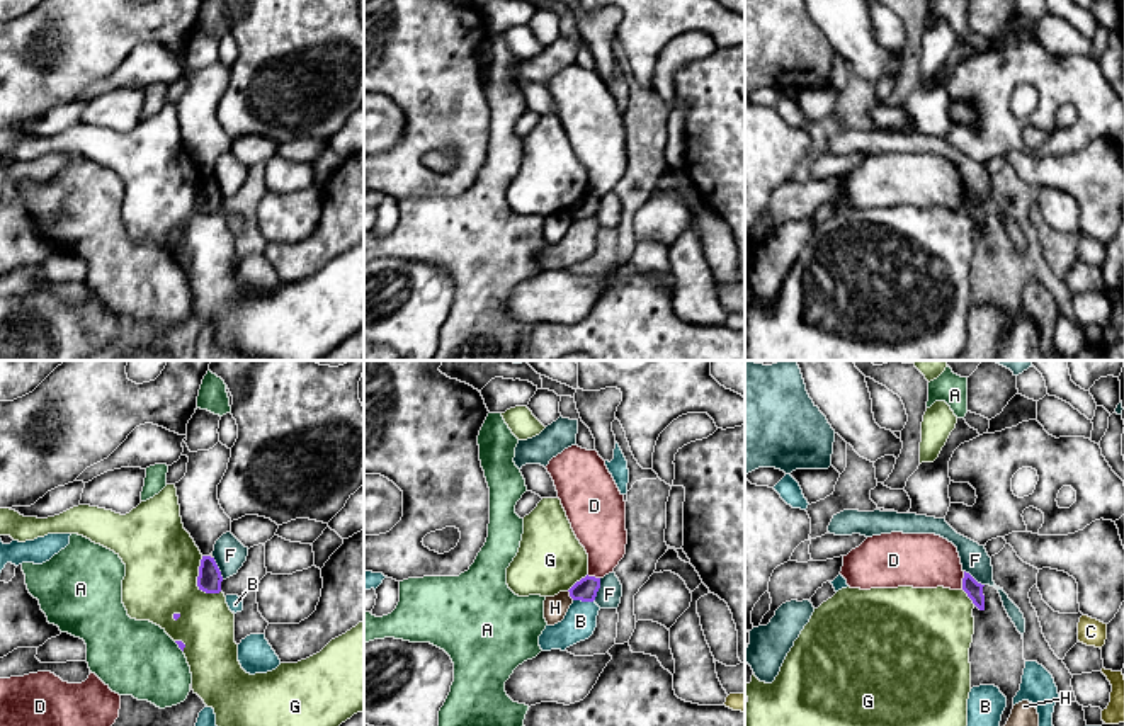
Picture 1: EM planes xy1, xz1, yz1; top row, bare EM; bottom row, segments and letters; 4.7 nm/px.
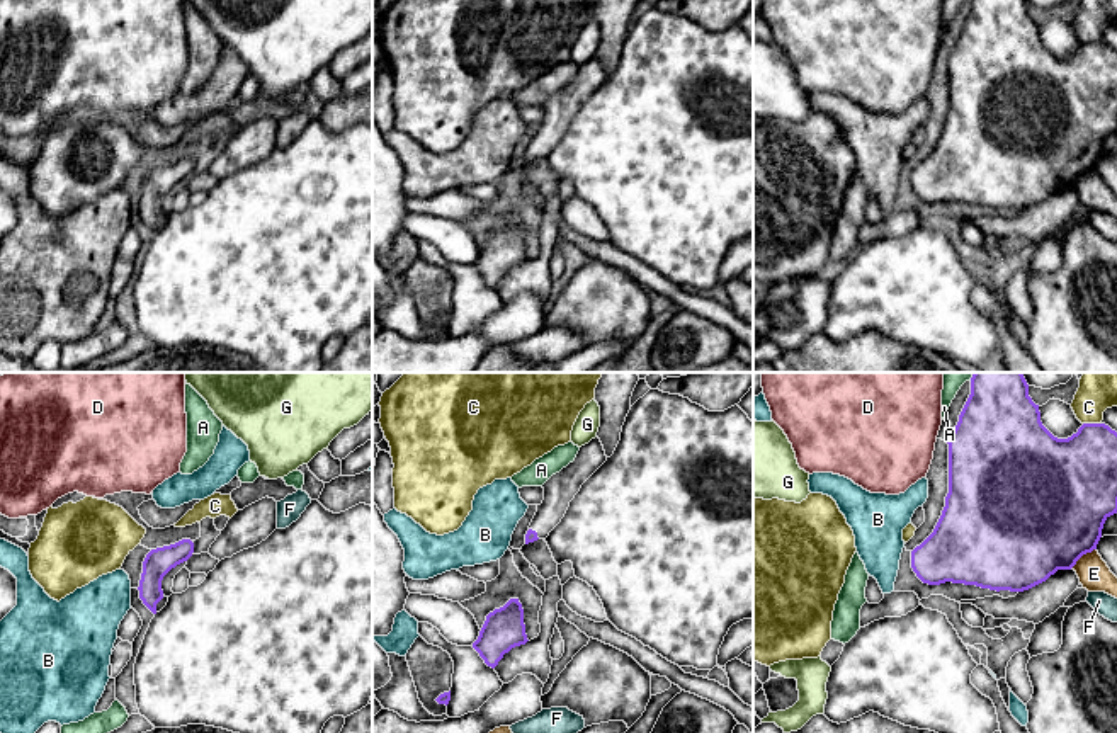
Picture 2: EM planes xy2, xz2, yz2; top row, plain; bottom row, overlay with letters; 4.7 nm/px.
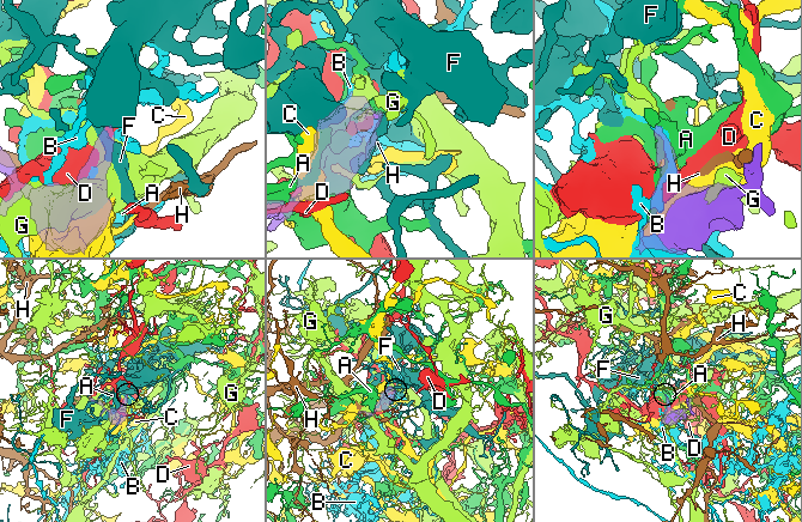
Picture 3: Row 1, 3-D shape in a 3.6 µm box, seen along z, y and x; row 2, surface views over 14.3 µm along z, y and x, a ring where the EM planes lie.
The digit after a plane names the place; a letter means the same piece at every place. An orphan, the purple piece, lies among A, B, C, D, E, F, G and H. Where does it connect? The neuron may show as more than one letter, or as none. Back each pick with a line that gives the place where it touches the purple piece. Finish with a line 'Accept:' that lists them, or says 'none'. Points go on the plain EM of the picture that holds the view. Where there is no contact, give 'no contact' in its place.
Accept: none

